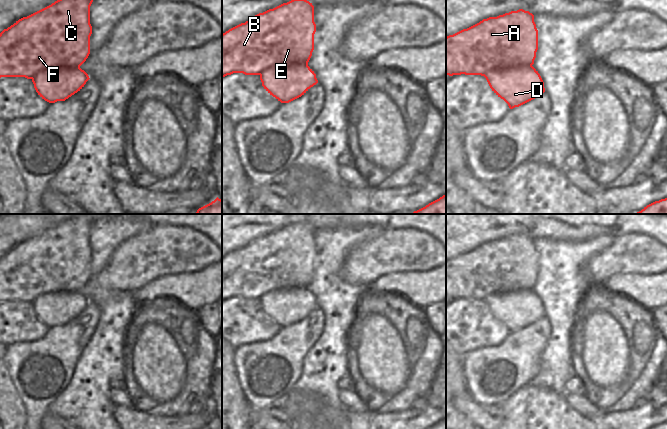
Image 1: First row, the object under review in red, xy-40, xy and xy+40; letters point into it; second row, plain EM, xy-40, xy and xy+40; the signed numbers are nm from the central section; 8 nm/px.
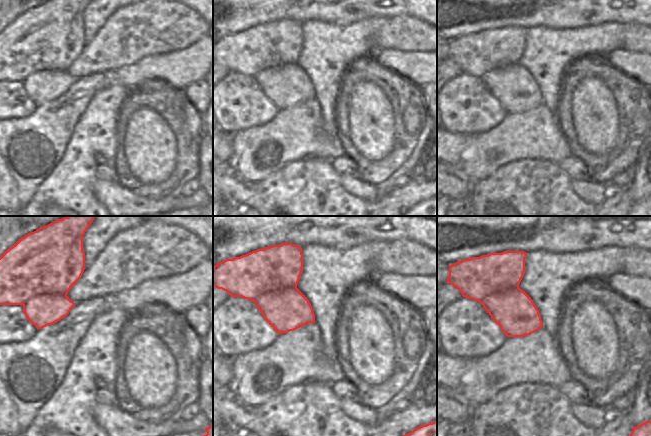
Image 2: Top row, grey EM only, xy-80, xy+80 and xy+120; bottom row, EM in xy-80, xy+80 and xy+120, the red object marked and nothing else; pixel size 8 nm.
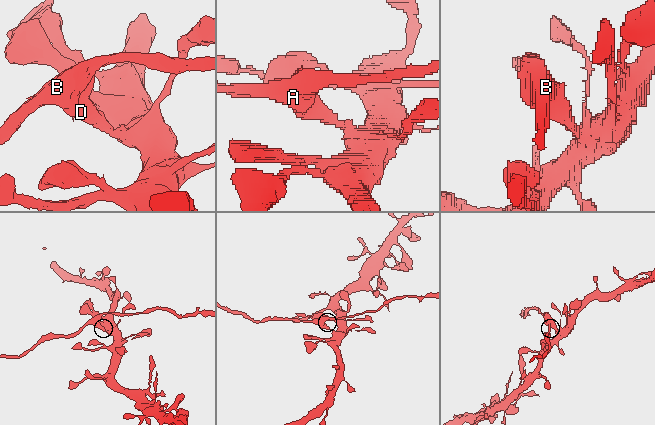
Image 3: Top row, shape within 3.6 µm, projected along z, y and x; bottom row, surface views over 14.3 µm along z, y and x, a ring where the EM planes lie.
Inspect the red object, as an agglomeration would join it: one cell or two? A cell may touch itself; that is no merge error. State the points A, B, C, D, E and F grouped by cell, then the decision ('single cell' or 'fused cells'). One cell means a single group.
groups A B C E F / D; fused cells

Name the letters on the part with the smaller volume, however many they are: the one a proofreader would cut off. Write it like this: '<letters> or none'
A, B, C, E, F

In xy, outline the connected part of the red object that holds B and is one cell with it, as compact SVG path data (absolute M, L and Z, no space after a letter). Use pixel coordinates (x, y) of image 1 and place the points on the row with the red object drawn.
M291 0L259 13L222 34L222 77L233 73L260 75L265 69L277 65L308 63L314 50L315 32L314 6L307 0Z

